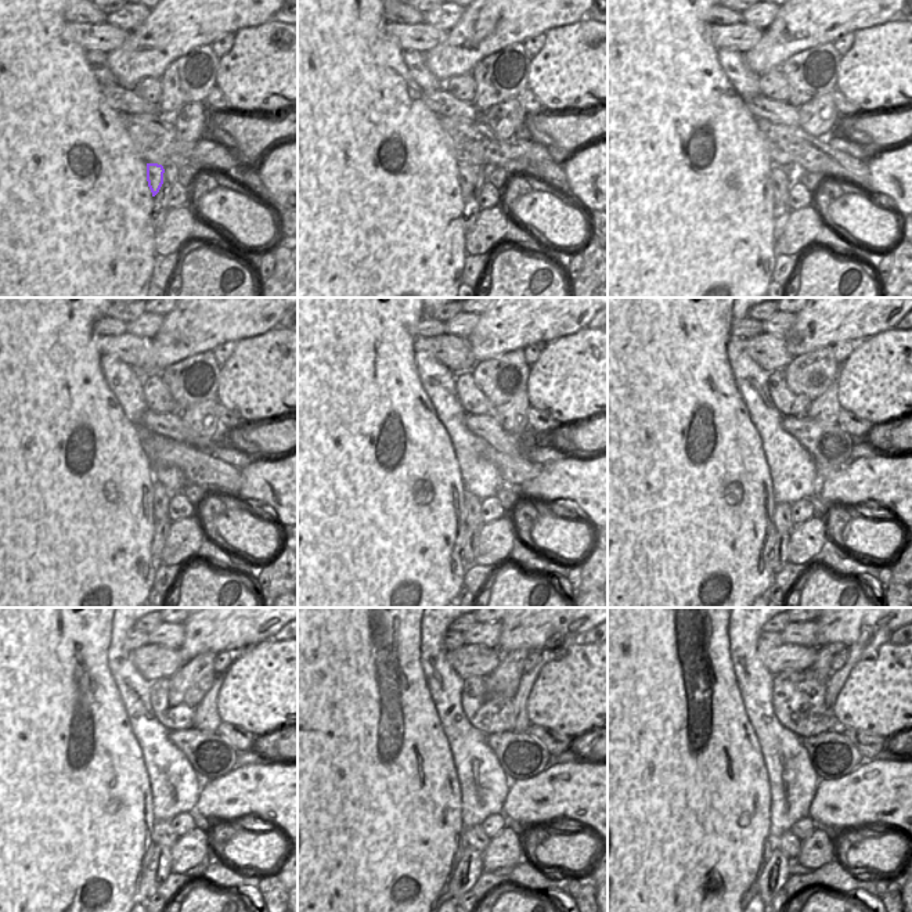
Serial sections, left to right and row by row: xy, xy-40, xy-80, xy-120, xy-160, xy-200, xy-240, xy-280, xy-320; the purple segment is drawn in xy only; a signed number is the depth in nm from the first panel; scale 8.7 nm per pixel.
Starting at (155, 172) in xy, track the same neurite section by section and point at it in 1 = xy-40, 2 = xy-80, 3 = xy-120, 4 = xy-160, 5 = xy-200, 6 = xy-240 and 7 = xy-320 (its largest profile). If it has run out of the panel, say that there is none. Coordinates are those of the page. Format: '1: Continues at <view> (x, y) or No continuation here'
1: Continues at xy-40 (467, 175)
2: Continues at xy-80 (782, 181)
3: Continues at xy-120 (162, 497)
4: Continues at xy-160 (472, 504)
5: Continues at xy-200 (782, 519)
6: Continues at xy-240 (162, 833)
7: Continues at xy-320 (788, 843).

